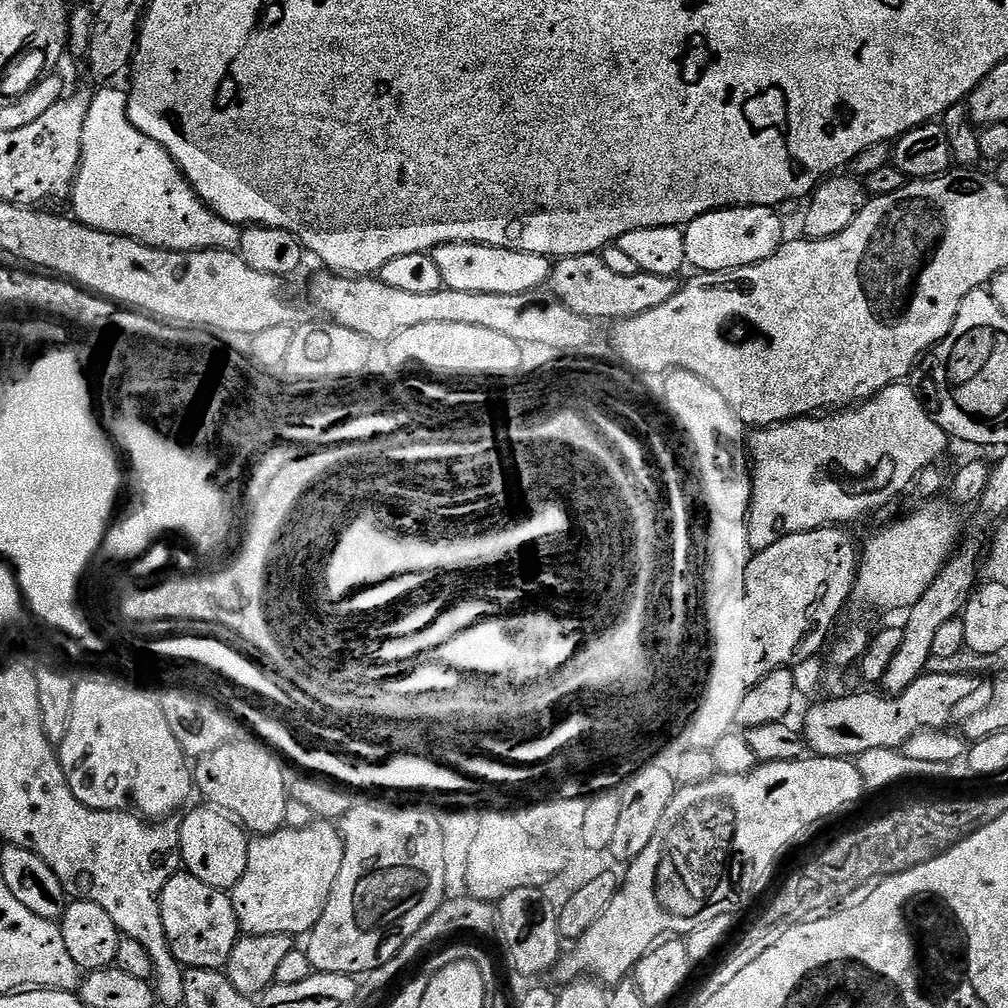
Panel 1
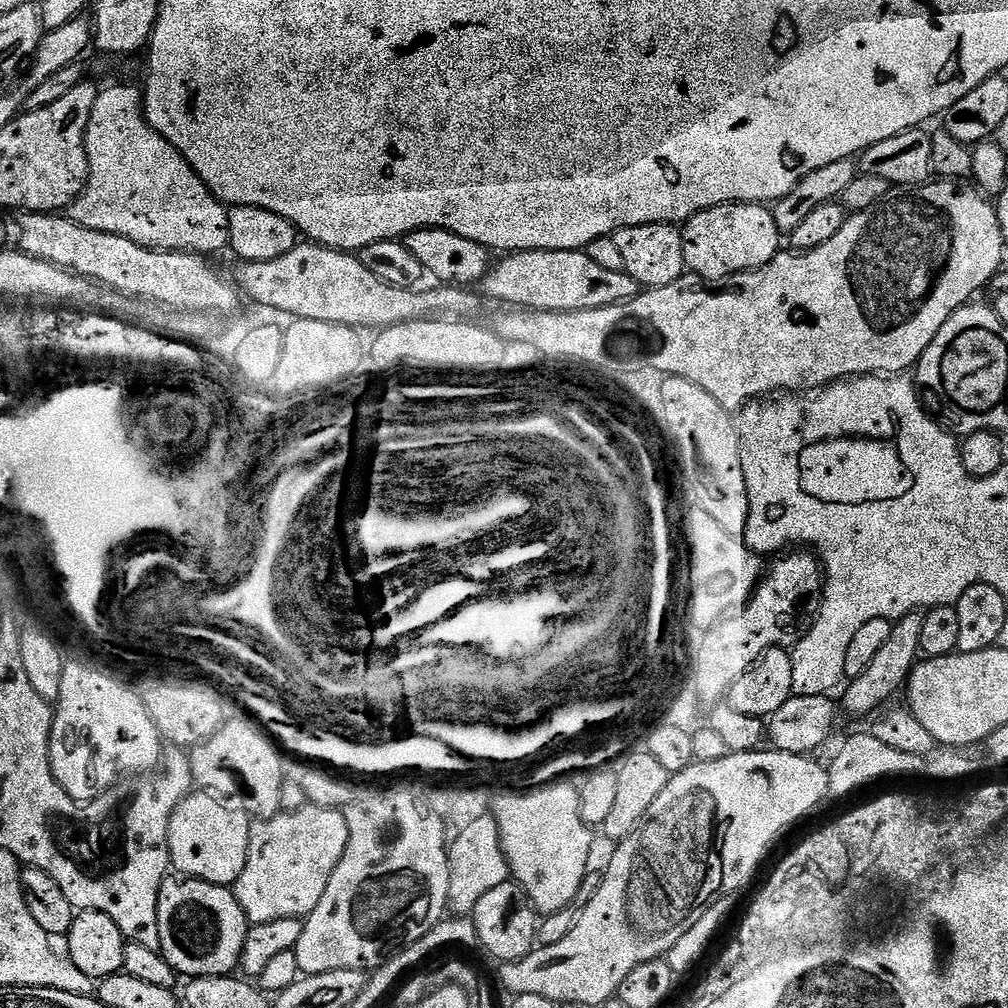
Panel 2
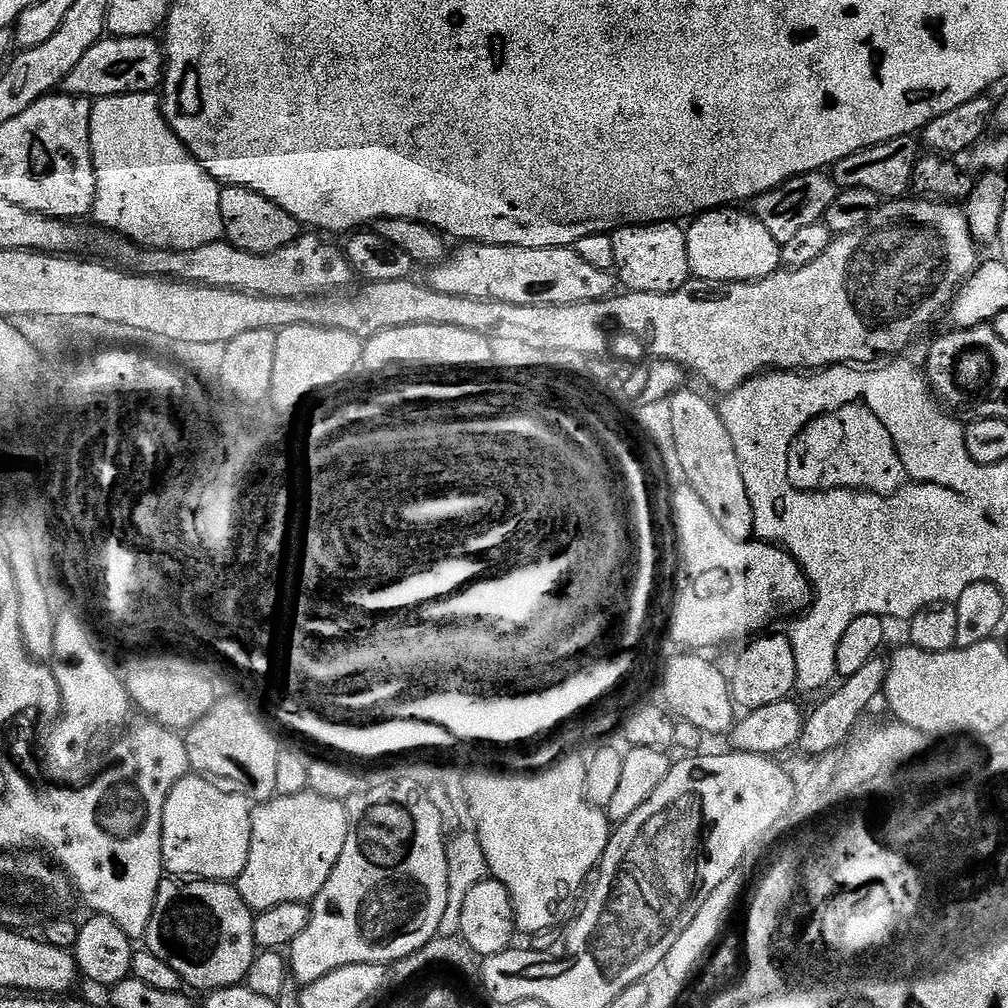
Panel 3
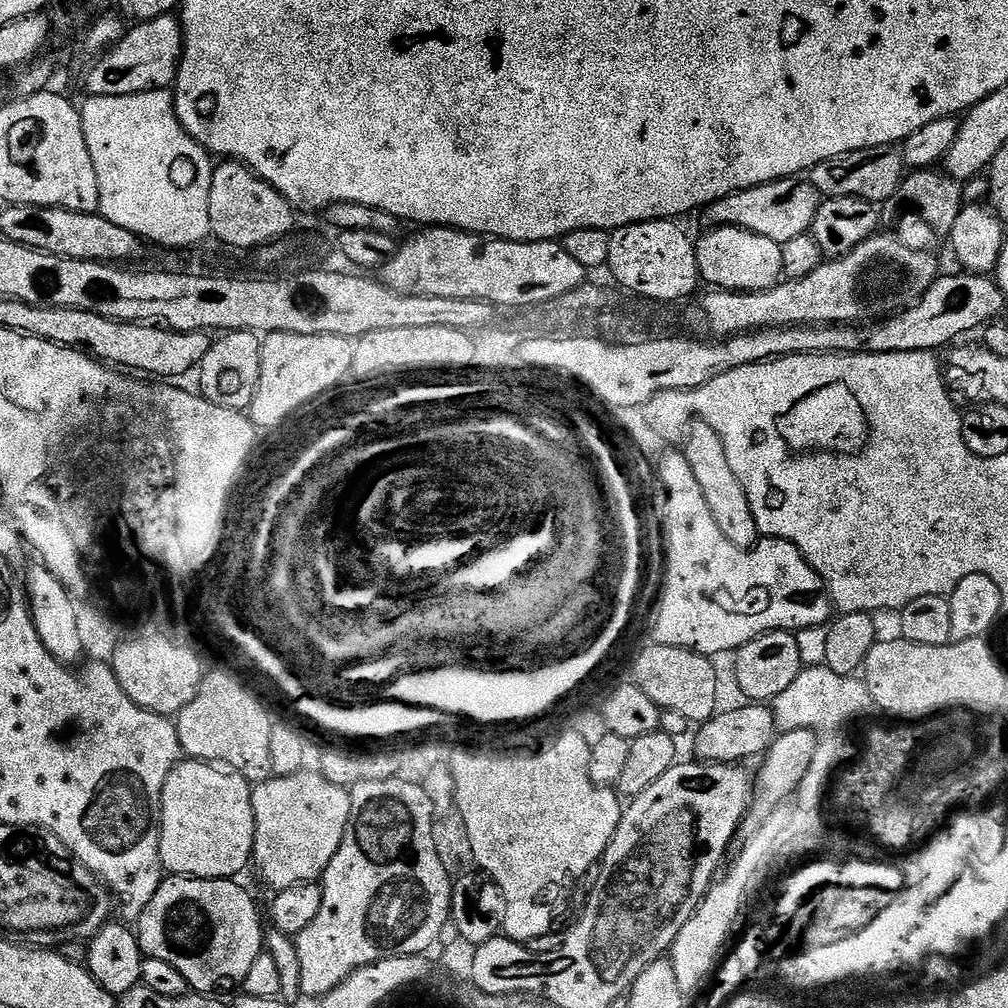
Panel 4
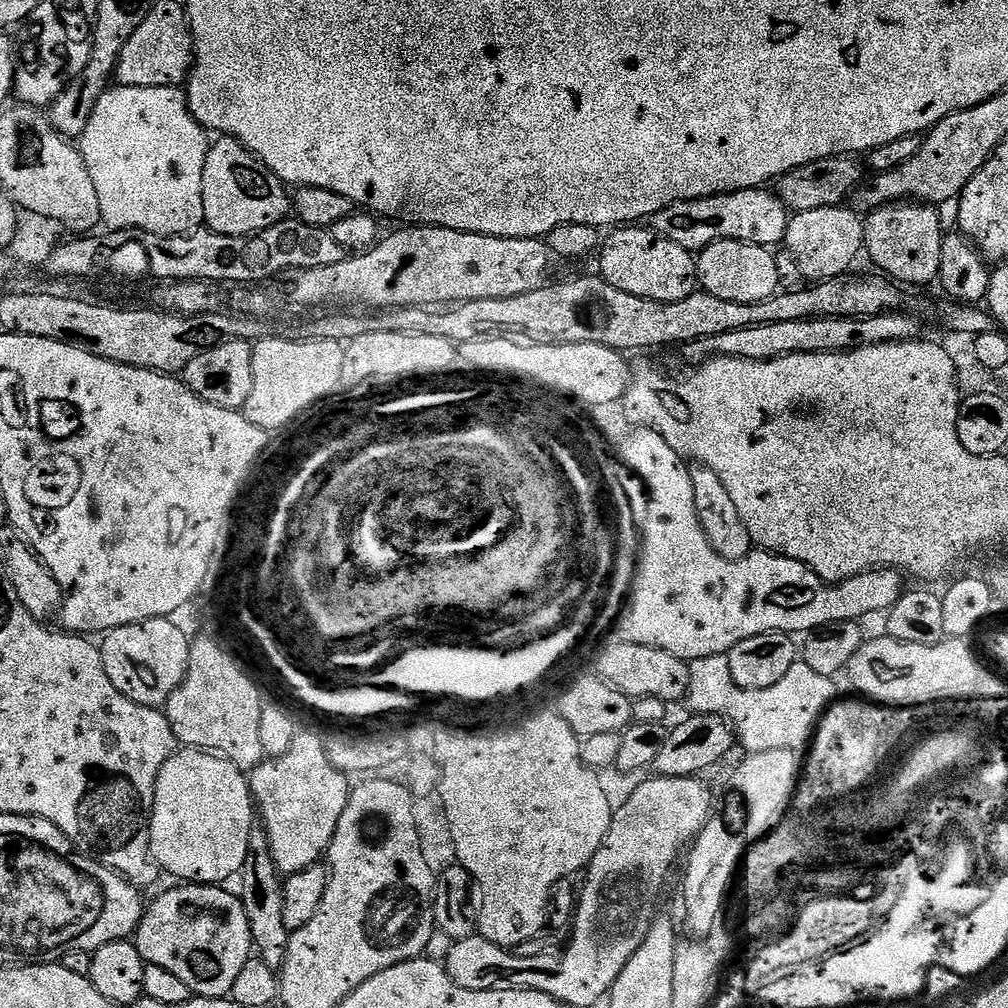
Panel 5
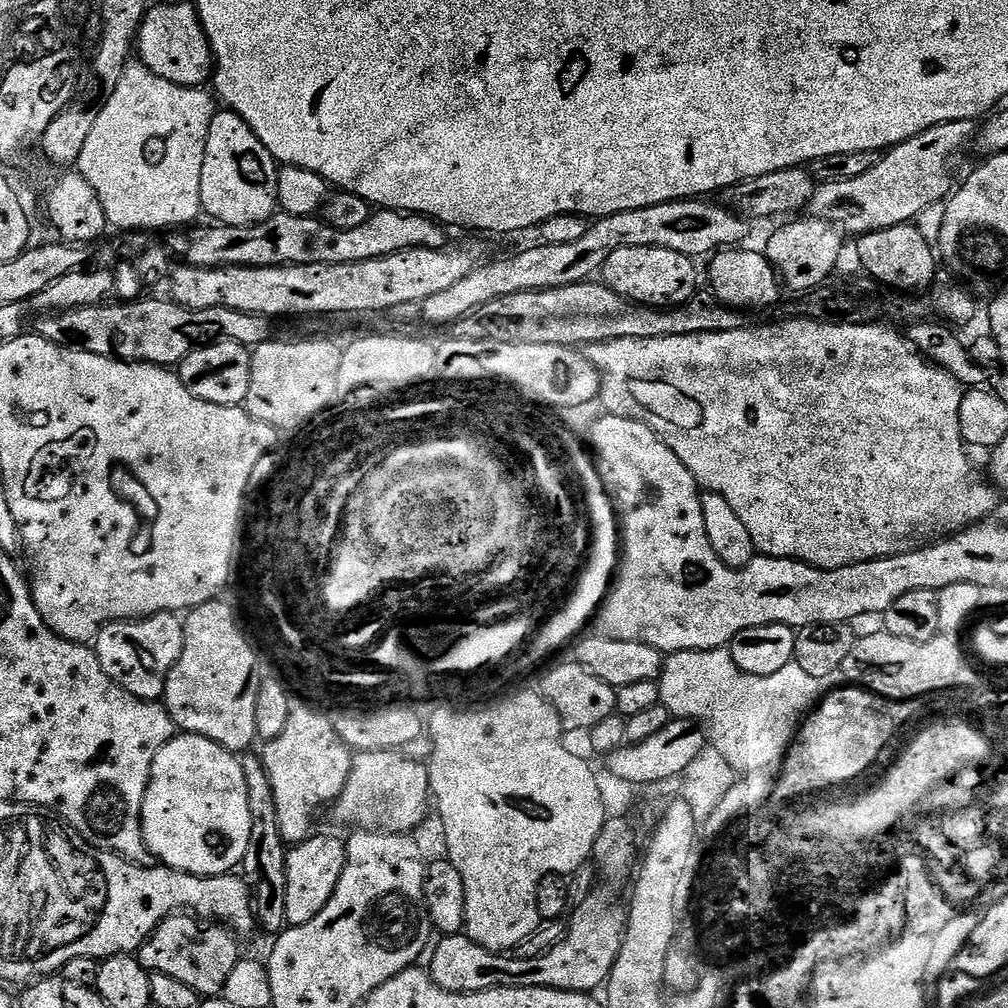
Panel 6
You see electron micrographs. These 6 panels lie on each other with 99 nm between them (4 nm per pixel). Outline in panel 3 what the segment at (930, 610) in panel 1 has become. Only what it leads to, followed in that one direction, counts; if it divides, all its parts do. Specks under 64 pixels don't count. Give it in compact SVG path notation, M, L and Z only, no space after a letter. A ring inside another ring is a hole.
M877 658L866 662L866 666L862 666L862 670L858 670L858 674L847 677L841 683L844 685L837 692L829 691L827 693L829 696L812 713L810 711L807 713L804 729L800 735L799 751L809 752L812 756L818 756L817 758L824 758L831 753L828 752L831 748L839 749L861 723L860 715L871 706L872 699L881 695L887 673L887 663L883 659Z

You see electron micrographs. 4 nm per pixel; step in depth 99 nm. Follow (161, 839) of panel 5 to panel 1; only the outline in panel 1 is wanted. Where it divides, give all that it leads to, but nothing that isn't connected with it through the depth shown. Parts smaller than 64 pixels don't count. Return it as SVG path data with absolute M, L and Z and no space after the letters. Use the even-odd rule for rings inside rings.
M212 806L196 808L181 824L178 824L180 846L178 856L184 859L183 867L194 878L206 882L206 886L214 886L221 890L230 890L246 874L246 858L248 857L249 833L231 815Z

